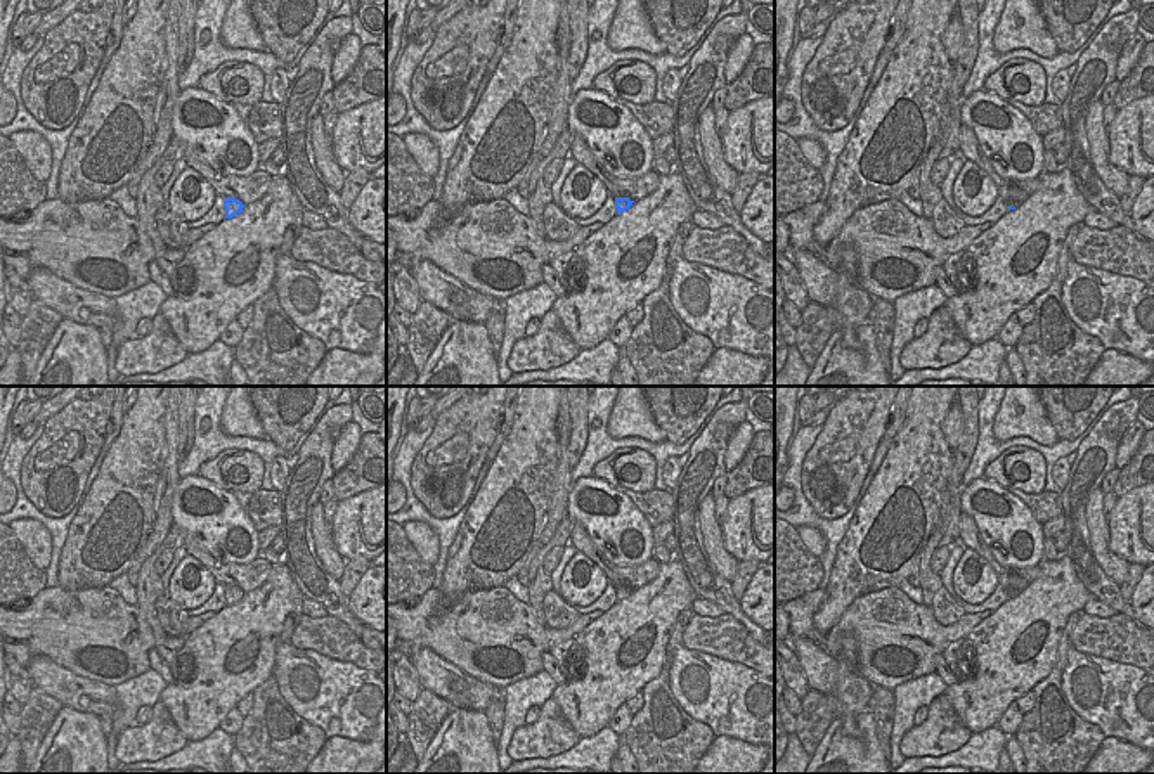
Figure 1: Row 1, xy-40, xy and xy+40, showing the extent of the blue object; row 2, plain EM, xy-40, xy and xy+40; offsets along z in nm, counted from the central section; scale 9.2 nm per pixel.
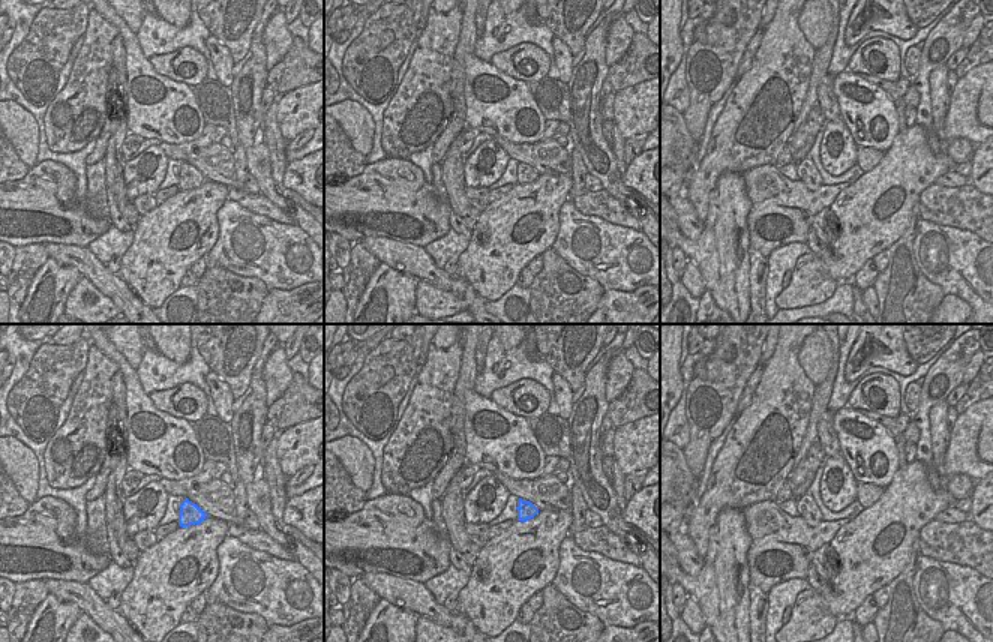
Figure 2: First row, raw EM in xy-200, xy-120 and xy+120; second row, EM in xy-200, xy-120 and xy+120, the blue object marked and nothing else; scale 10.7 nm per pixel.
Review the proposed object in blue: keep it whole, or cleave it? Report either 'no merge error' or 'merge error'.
merge error

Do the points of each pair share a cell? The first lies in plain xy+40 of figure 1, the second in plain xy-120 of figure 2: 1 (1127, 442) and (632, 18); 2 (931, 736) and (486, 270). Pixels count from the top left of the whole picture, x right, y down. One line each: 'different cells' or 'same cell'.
1: different cells
2: different cells

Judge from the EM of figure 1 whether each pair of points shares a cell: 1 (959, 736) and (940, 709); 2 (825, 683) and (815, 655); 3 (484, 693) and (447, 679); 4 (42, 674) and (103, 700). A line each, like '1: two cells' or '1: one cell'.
1: one cell
2: one cell
3: one cell
4: one cell

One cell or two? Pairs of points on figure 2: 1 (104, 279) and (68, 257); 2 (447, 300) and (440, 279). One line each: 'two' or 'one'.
1: one
2: two

